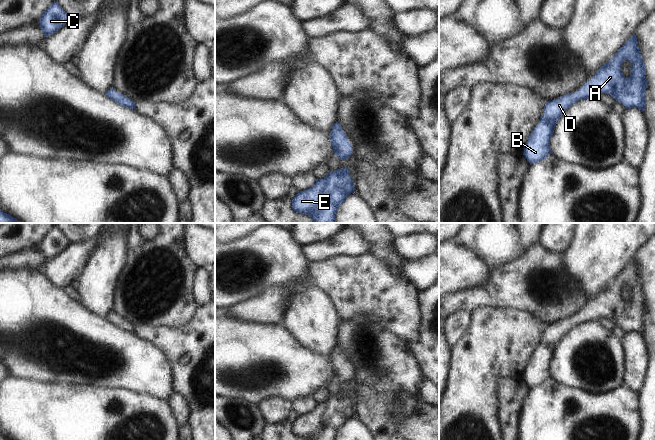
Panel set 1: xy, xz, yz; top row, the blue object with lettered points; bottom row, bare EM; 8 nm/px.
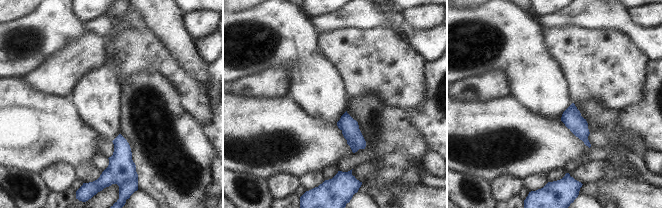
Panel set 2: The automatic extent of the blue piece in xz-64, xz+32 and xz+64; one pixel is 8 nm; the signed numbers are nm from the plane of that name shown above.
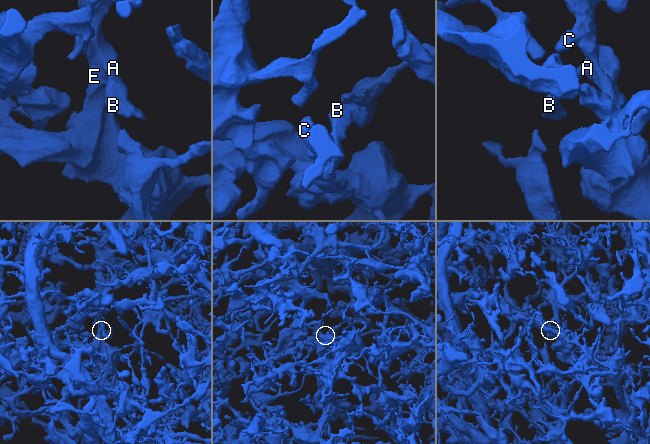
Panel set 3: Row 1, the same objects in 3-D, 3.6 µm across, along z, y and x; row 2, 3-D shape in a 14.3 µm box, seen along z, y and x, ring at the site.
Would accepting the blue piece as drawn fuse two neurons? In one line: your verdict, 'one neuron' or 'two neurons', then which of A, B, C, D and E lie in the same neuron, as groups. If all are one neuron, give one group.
one neuron | A B C D E

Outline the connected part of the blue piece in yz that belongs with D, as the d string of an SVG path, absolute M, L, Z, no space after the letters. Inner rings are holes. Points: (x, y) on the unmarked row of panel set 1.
M634 258L575 317L565 318L546 326L544 337L524 370L524 381L532 389L552 378L550 364L557 345L566 333L579 324L607 317L622 327L626 333L638 332L644 335L646 332L646 312L648 311L645 298L645 288ZM626 284L630 285L632 291L629 295L631 298L629 302L625 302L622 296L622 288Z

